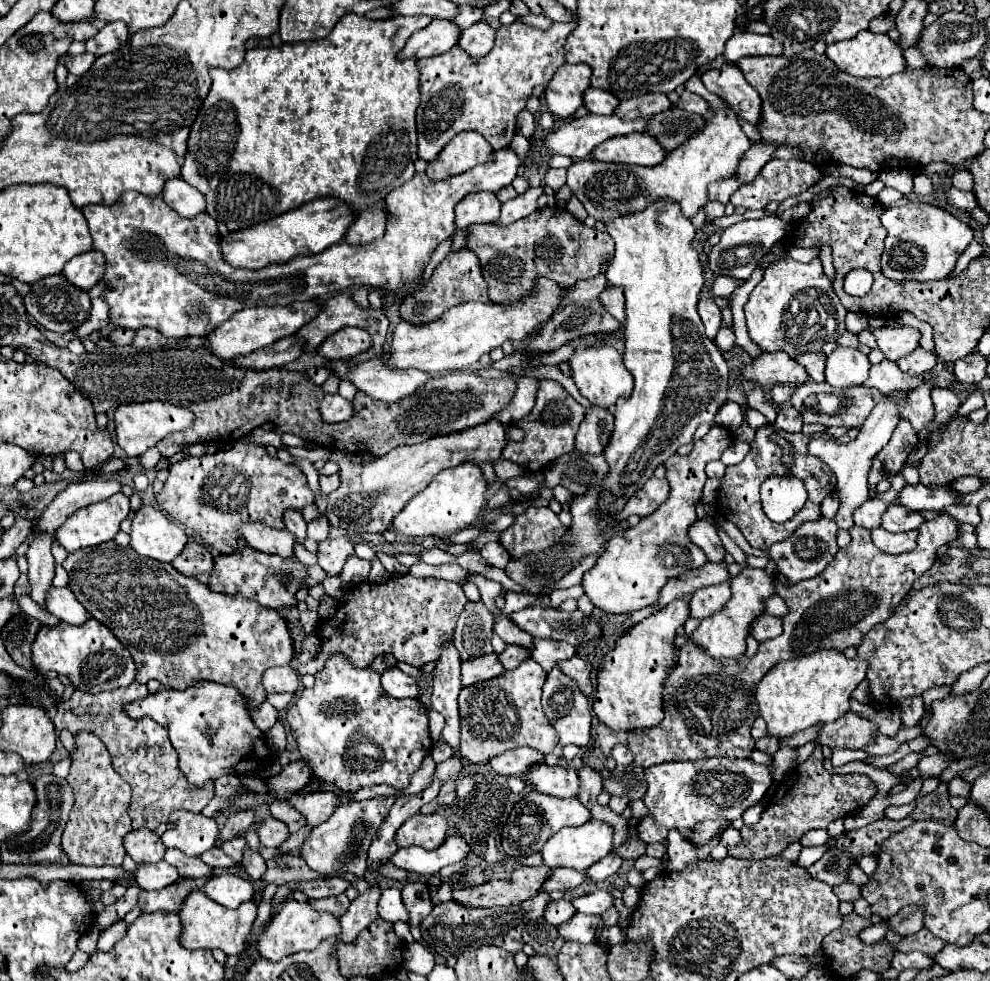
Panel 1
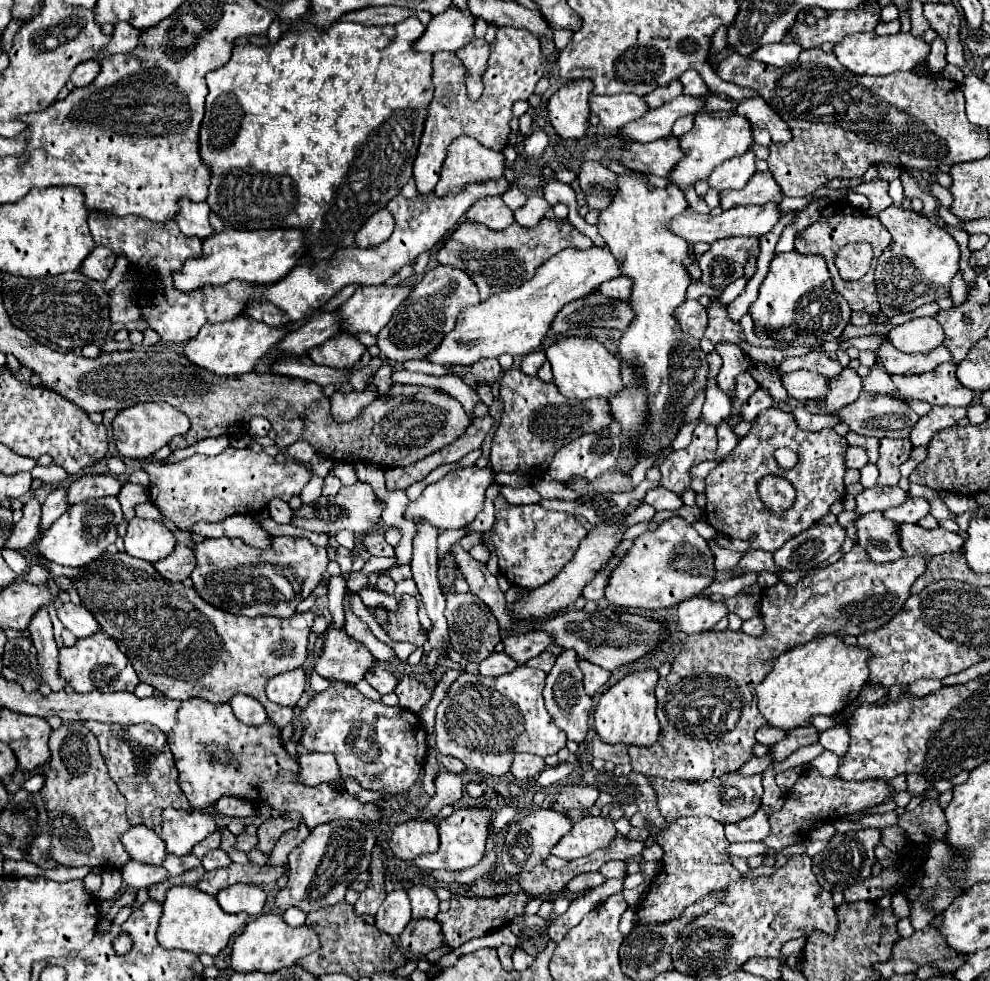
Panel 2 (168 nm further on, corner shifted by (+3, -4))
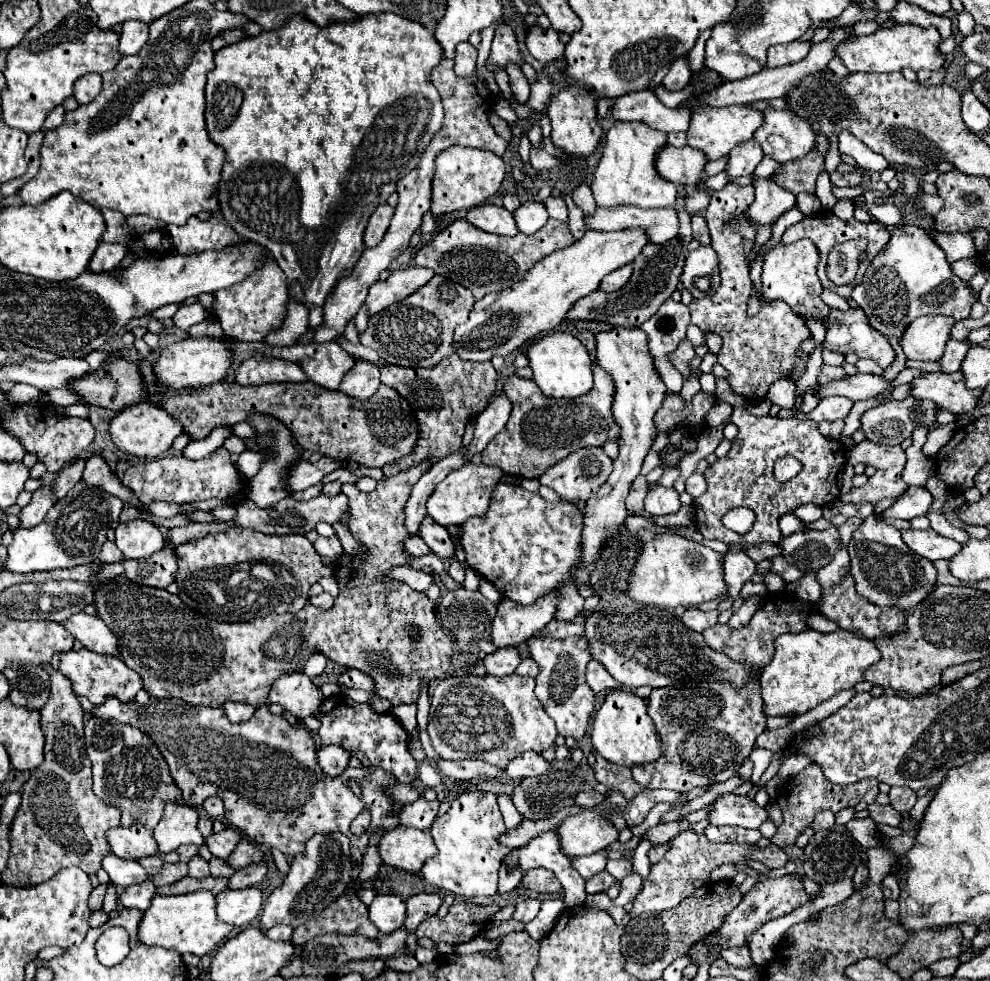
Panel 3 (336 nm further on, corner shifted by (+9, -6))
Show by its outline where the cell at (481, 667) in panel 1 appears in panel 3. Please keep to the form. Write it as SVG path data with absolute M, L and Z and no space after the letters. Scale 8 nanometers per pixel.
M504 648L504 650L496 650L494 654L488 654L482 664L486 668L486 674L490 676L508 676L516 670L516 666L522 662L520 654L516 652L516 648Z

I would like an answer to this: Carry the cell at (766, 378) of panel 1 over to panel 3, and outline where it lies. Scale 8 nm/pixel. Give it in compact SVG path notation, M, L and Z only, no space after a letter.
M856 372L854 376L846 376L846 378L840 378L840 380L830 380L824 386L818 384L810 392L816 394L818 398L846 396L852 402L858 402L858 400L866 400L866 398L872 398L872 396L884 392L888 386L890 386L890 382L882 380L880 376Z

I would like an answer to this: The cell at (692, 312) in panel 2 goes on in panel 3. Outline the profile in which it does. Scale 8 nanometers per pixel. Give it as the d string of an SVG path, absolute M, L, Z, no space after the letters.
M666 300L658 312L646 320L640 328L648 336L648 346L654 356L656 366L660 368L662 380L666 384L668 394L678 394L682 390L682 376L668 362L668 354L678 348L678 344L686 338L686 330L690 326L690 310L682 302Z

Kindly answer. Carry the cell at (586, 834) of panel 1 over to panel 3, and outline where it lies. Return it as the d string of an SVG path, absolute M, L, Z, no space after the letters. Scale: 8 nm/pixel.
M586 810L566 818L560 828L560 848L566 856L588 856L618 840L618 830L598 812Z

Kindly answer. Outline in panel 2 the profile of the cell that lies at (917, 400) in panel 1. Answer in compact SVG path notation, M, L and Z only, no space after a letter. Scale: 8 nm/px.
M862 392L860 398L846 406L844 410L838 412L838 416L842 418L842 422L846 422L850 426L852 432L864 434L864 436L876 436L876 438L908 438L912 426L920 420L902 400L890 398L890 396L878 396L878 394L870 394L870 392Z

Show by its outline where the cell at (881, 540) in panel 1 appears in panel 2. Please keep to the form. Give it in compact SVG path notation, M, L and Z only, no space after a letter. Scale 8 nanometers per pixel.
M902 524L898 534L900 534L902 550L908 556L914 556L914 554L934 556L944 552L956 552L964 546L964 540L958 534L948 532L944 528L926 530L916 524Z

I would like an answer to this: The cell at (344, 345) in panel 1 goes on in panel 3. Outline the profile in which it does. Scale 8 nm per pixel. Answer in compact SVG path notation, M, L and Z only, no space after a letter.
M338 342L280 346L280 348L266 350L264 354L300 364L302 370L306 372L306 376L314 384L320 384L328 390L336 390L342 376L354 364L354 356L350 356Z

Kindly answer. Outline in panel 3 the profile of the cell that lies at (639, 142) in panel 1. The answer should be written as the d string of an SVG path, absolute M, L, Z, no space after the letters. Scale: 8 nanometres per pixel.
M666 144L656 154L656 172L668 182L694 186L700 182L706 162L708 160L704 160L704 154L696 152L694 148L676 148Z

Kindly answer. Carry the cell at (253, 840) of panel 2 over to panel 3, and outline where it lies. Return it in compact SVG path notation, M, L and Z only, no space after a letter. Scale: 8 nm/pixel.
M226 828L224 832L218 832L218 834L212 834L206 844L210 848L210 852L218 858L228 858L234 848L238 846L238 842L242 840L242 834L236 830L236 828Z

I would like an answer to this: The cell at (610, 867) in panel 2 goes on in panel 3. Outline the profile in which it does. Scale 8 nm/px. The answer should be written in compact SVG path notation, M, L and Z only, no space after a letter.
M624 858L624 860L608 860L608 864L606 864L606 872L610 872L616 880L624 880L626 876L632 874L630 858Z

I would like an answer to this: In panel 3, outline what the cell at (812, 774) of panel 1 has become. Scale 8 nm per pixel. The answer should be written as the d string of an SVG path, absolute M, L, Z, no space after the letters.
M810 764L808 768L804 768L800 774L788 778L786 782L780 784L778 788L778 806L782 810L782 816L784 816L784 822L778 826L778 832L770 838L772 844L780 846L780 848L788 848L788 846L794 846L796 838L806 830L806 826L810 826L814 822L814 816L816 812L820 810L832 810L832 812L840 812L842 808L848 808L848 806L856 806L858 802L866 802L866 804L872 804L878 796L878 780L860 780L860 784L852 784L852 786L836 786L832 782L826 780L822 768L818 764Z

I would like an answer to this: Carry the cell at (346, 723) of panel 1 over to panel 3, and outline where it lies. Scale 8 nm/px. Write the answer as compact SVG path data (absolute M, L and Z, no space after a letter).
M340 696L326 698L312 716L322 722L316 732L320 746L336 744L348 750L350 754L354 754L356 750L362 750L372 766L382 768L384 772L392 774L398 784L412 784L412 780L416 778L416 760L412 758L410 748L408 748L410 736L396 716L378 714L368 704L350 706L346 698L340 698Z

